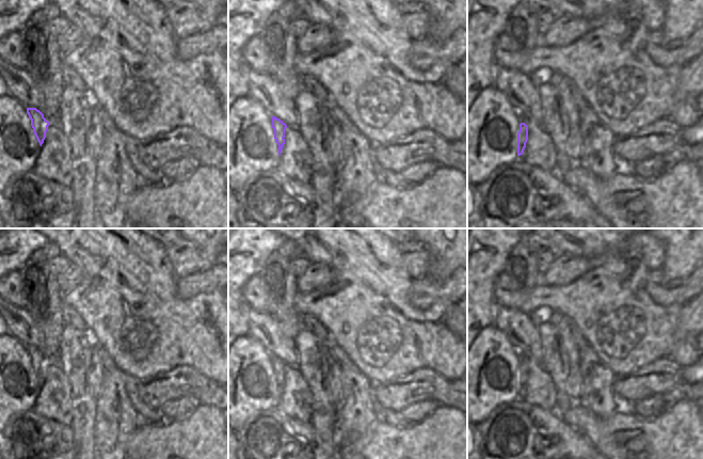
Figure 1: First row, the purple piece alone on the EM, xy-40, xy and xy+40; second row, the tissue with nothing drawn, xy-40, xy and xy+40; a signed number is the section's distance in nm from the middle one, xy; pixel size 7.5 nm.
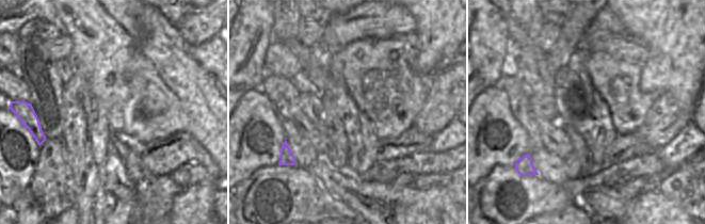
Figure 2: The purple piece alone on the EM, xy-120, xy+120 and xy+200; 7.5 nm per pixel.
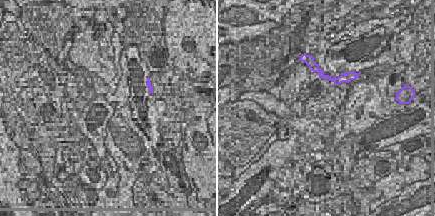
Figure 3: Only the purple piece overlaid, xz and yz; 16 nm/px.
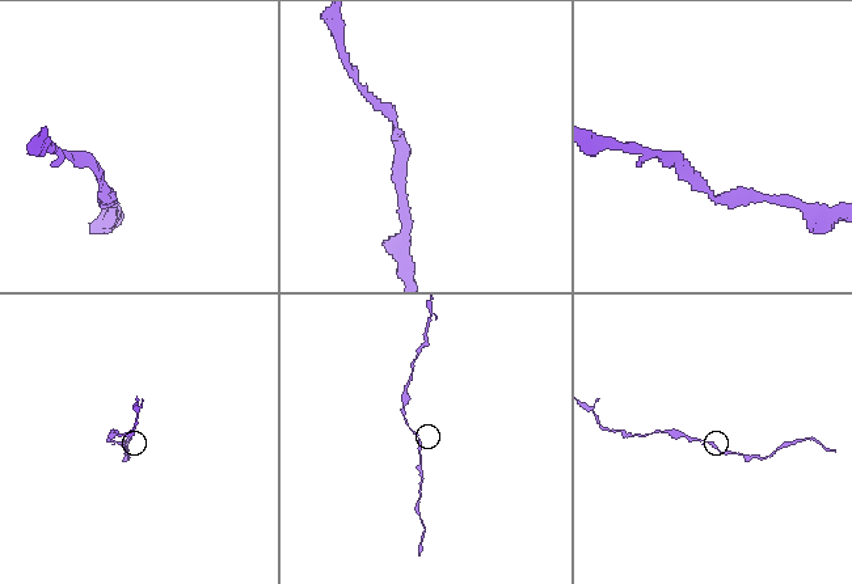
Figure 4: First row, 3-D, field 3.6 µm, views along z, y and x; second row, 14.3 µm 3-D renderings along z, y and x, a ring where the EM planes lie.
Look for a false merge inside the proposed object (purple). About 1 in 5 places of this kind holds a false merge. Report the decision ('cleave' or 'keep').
keep

